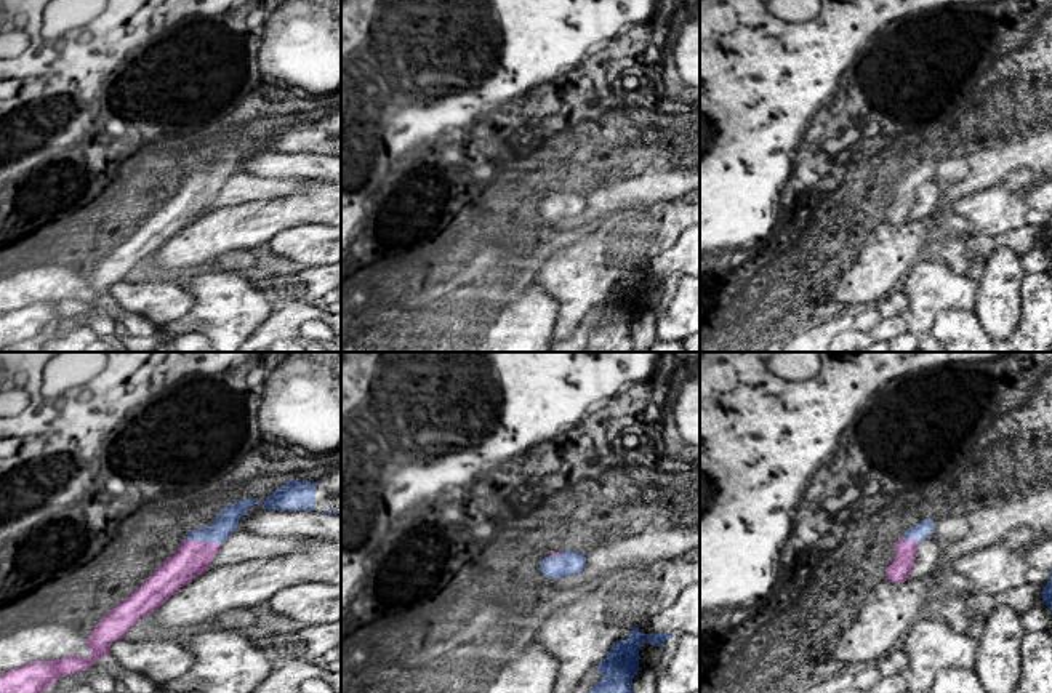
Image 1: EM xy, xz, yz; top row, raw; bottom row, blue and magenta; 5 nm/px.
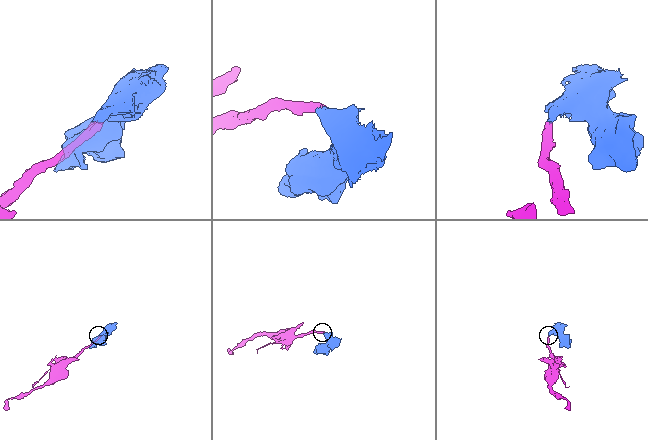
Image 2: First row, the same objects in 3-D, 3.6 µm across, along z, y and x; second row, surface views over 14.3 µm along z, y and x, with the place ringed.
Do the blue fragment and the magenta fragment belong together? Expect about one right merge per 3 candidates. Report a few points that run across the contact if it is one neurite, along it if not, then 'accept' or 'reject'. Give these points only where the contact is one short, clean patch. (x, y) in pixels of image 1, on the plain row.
line xy (226, 164), (204, 183), (192, 199); accept

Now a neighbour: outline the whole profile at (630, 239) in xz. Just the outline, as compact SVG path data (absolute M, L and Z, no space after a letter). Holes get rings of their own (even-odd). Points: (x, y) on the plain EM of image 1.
M656 202L620 210L586 237L552 253L538 274L538 283L559 306L552 341L567 339L580 322L607 299L621 275L647 267L690 227L700 227L700 202Z

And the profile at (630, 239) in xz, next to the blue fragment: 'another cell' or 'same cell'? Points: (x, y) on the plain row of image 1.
another cell

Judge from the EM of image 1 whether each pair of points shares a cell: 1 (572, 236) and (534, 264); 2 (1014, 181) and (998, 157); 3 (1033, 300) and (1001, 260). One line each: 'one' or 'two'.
1: one
2: two
3: two

